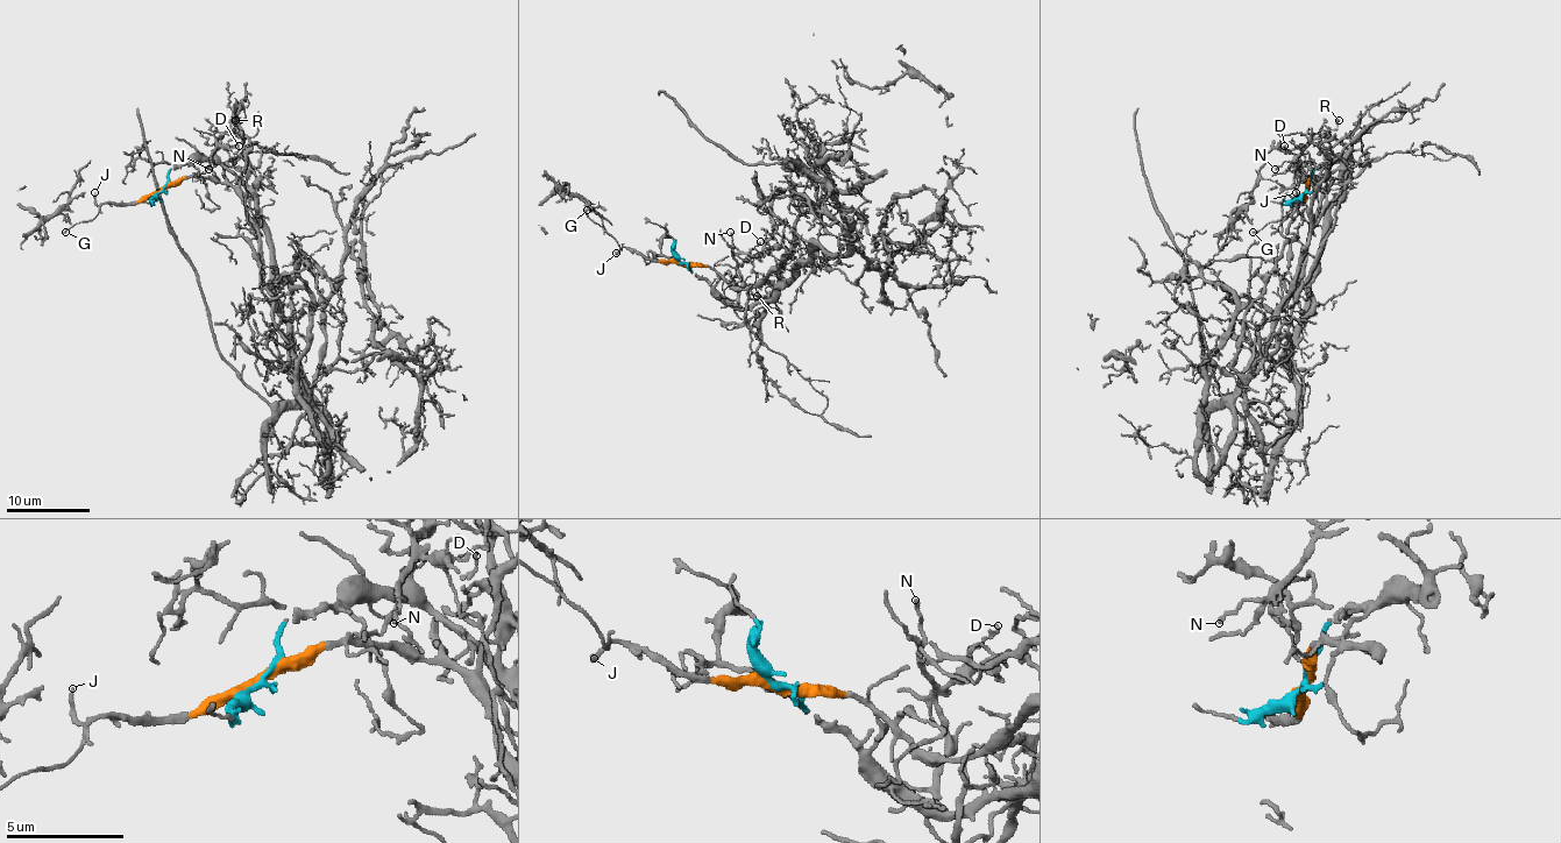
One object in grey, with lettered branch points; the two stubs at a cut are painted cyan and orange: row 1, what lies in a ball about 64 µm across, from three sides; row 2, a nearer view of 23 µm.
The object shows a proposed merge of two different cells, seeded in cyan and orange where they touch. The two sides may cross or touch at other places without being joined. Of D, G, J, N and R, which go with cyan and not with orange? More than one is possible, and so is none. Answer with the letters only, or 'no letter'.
D, N, R

